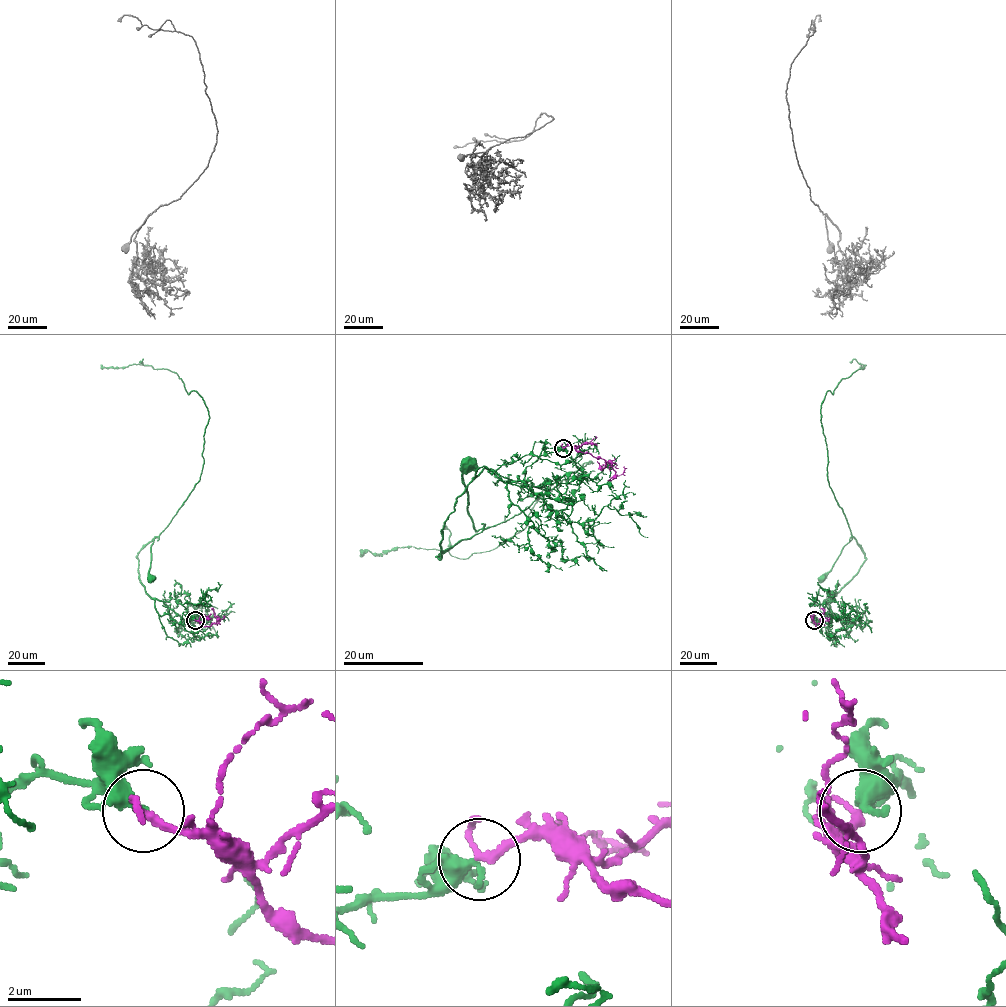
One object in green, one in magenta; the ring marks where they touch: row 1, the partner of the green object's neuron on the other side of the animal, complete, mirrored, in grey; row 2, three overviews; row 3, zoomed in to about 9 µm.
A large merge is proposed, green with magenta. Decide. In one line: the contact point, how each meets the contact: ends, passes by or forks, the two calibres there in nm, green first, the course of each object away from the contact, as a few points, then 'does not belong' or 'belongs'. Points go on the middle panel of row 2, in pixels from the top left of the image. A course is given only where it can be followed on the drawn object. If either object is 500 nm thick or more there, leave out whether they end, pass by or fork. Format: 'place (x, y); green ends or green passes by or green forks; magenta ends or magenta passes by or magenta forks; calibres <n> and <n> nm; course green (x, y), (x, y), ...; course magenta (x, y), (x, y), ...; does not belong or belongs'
place (563, 448); green passes by; magenta passes by; calibres 280 and 180 nm; course green (562, 448), (522, 456), (492, 474), (477, 470), (448, 516), (436, 557), (477, 533), (462, 481), (468, 463); course magenta (562, 448), (571, 446), (581, 453), (613, 463), (608, 462), (602, 469), (597, 461); belongs

